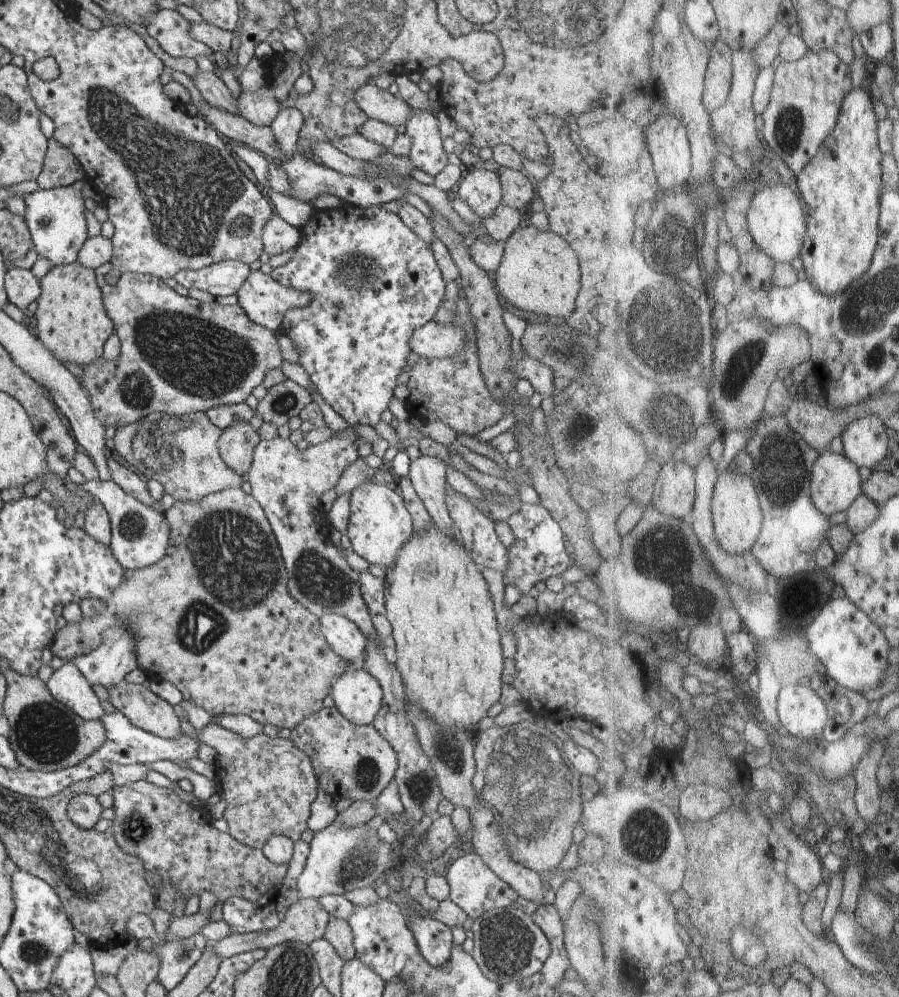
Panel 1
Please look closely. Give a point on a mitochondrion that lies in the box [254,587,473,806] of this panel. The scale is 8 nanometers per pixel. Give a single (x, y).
(447, 752)

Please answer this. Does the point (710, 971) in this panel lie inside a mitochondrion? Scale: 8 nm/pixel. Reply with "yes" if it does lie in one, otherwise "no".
no

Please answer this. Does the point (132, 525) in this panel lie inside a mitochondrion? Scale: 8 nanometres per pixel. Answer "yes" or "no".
yes

